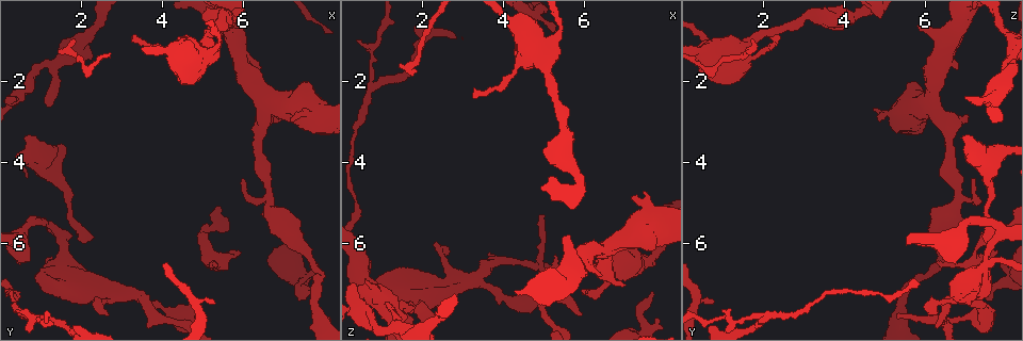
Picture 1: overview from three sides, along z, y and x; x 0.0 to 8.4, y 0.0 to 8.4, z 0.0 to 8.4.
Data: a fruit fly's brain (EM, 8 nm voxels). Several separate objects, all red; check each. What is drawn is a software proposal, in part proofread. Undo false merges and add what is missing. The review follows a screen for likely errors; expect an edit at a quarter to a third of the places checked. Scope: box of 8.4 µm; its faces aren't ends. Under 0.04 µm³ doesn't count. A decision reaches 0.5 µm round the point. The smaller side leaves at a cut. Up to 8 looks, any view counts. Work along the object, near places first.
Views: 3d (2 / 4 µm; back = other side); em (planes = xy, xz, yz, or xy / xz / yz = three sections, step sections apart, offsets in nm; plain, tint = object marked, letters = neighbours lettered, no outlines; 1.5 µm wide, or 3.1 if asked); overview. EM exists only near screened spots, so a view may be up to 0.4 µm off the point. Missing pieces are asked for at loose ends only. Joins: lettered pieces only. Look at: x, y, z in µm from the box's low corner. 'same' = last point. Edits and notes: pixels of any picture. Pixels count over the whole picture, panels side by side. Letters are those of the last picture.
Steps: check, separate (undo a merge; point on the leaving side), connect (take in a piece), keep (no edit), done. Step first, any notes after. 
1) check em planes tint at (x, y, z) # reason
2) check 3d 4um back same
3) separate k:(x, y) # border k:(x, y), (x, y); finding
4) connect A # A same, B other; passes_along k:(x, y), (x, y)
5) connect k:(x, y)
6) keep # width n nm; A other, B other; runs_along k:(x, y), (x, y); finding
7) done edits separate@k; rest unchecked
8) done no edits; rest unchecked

check em planes letters at (4.05, 7.55, 7.25)

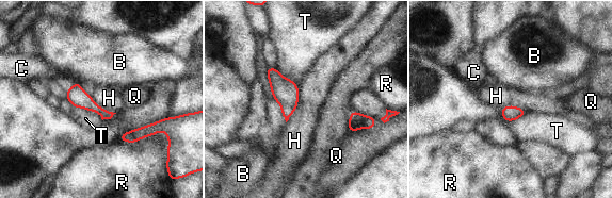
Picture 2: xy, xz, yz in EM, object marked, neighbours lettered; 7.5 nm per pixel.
keep # width 120 nm; B other, C other, H other, Q other, R other, T other; border 2:(298, 84), (298, 105), (286, 122); one neuron here

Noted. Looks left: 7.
check 3d 2um at (5.95, 6.20, 7.75) # thin end

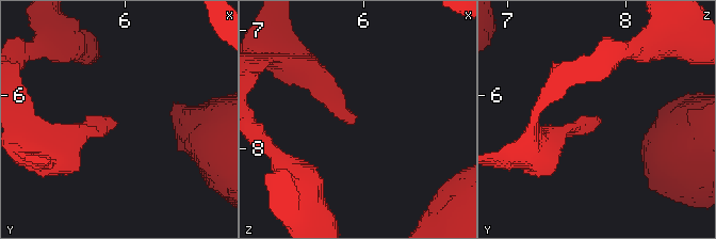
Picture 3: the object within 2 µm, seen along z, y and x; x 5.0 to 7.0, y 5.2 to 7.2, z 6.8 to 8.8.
check em xz step 4 letters at (5.92, 6.22, 7.74) # now the EM

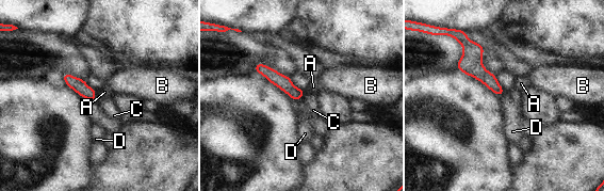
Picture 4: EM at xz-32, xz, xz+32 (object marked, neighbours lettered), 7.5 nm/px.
check em planes letters same # another direction

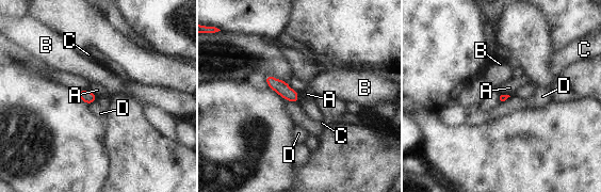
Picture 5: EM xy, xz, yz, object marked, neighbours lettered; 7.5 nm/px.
keep # A other, B other, C other, D other; no lettered piece goes on from it

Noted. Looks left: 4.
check 3d 2um at (3.25, 0.90, 2.45) # an open end

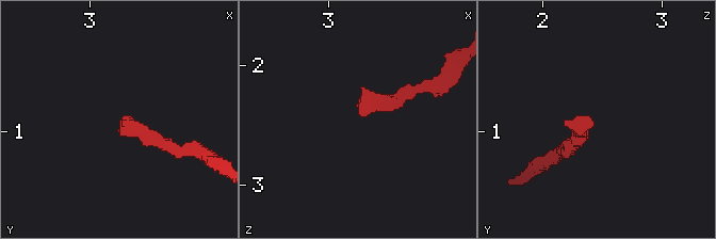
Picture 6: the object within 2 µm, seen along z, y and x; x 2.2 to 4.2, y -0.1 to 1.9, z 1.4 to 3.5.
check em xz step 8 tint at (3.28, 0.90, 2.42) # now the EM

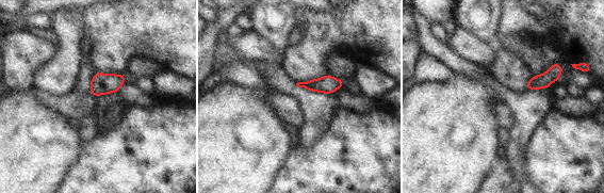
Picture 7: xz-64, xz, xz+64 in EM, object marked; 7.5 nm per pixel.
check em planes letters same # cut it another way

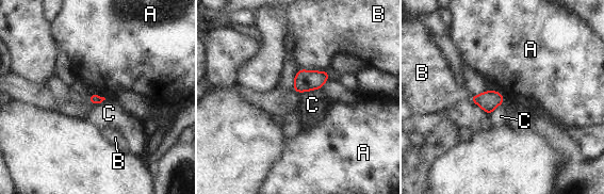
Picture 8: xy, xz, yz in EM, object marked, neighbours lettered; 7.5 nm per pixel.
keep # width 80 nm; A other, B other, C other; border 8:(489, 90), (496, 90), (505, 100); no lettered piece goes on from it

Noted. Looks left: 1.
done no edits; rest unchecked

